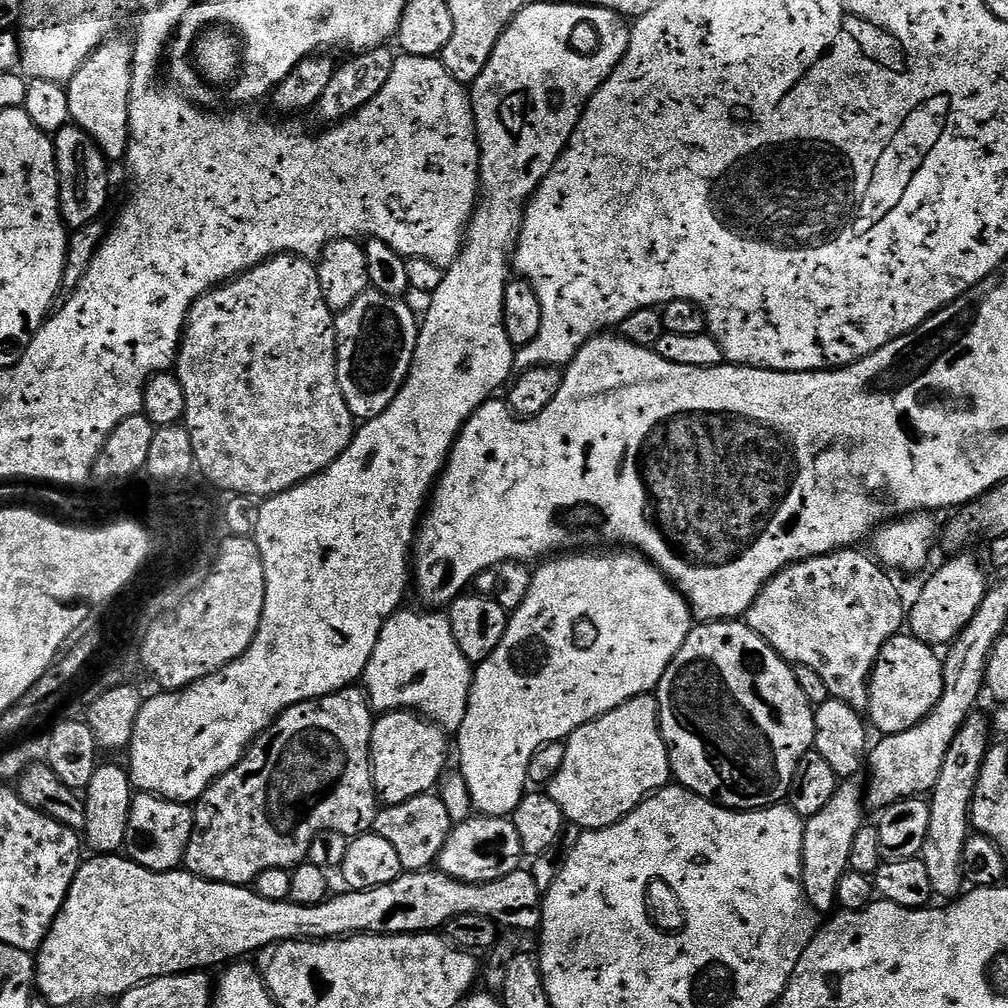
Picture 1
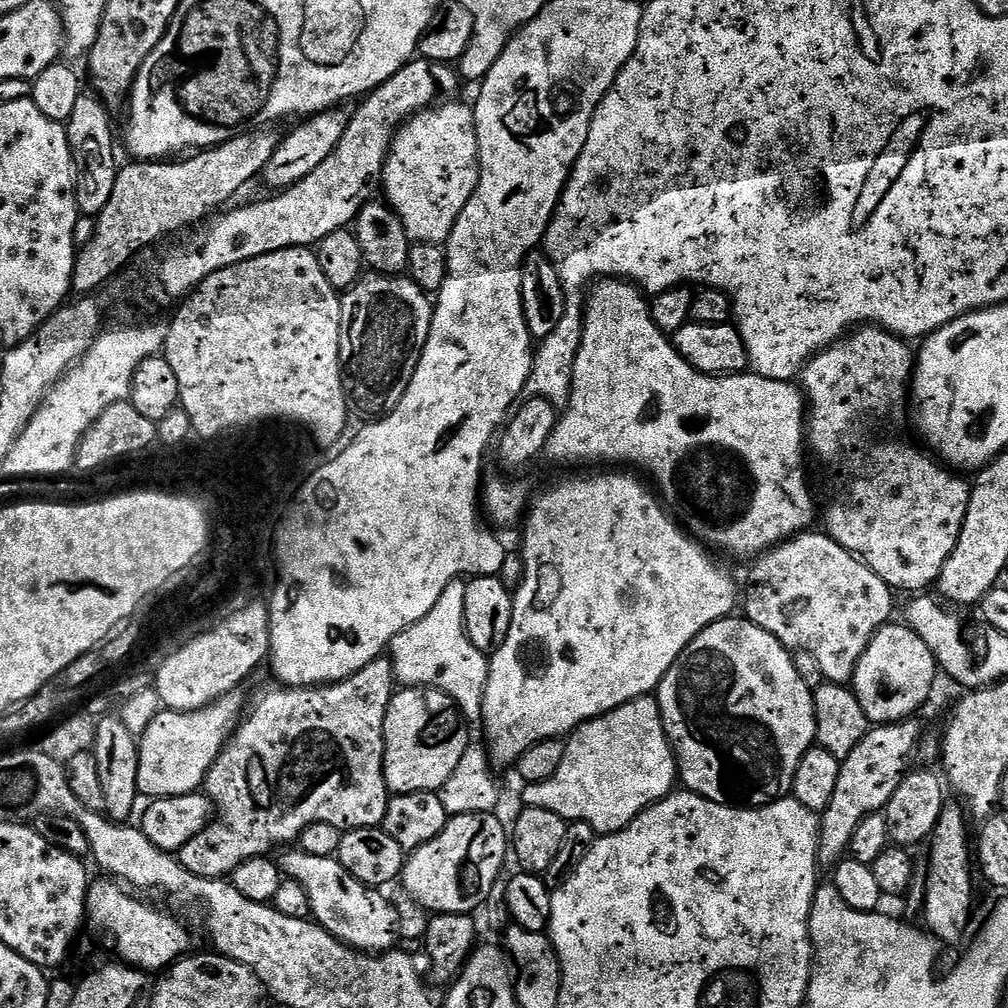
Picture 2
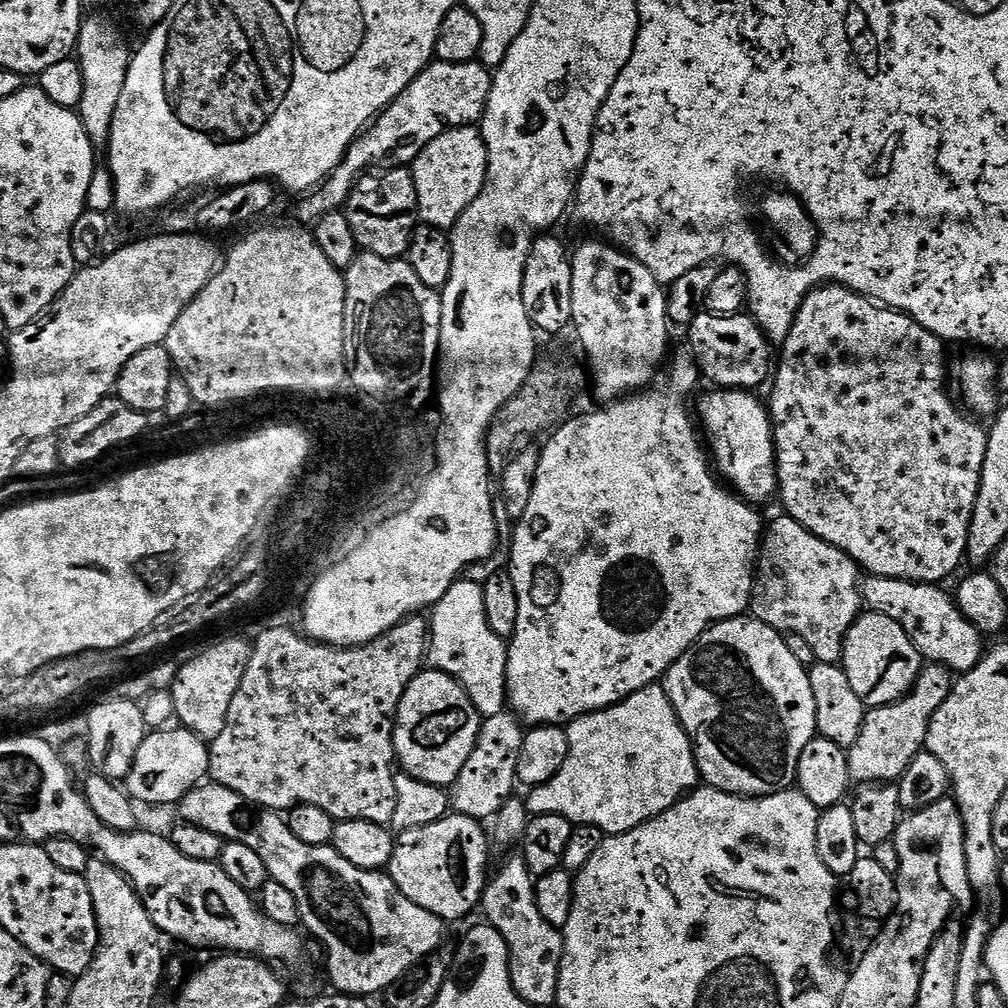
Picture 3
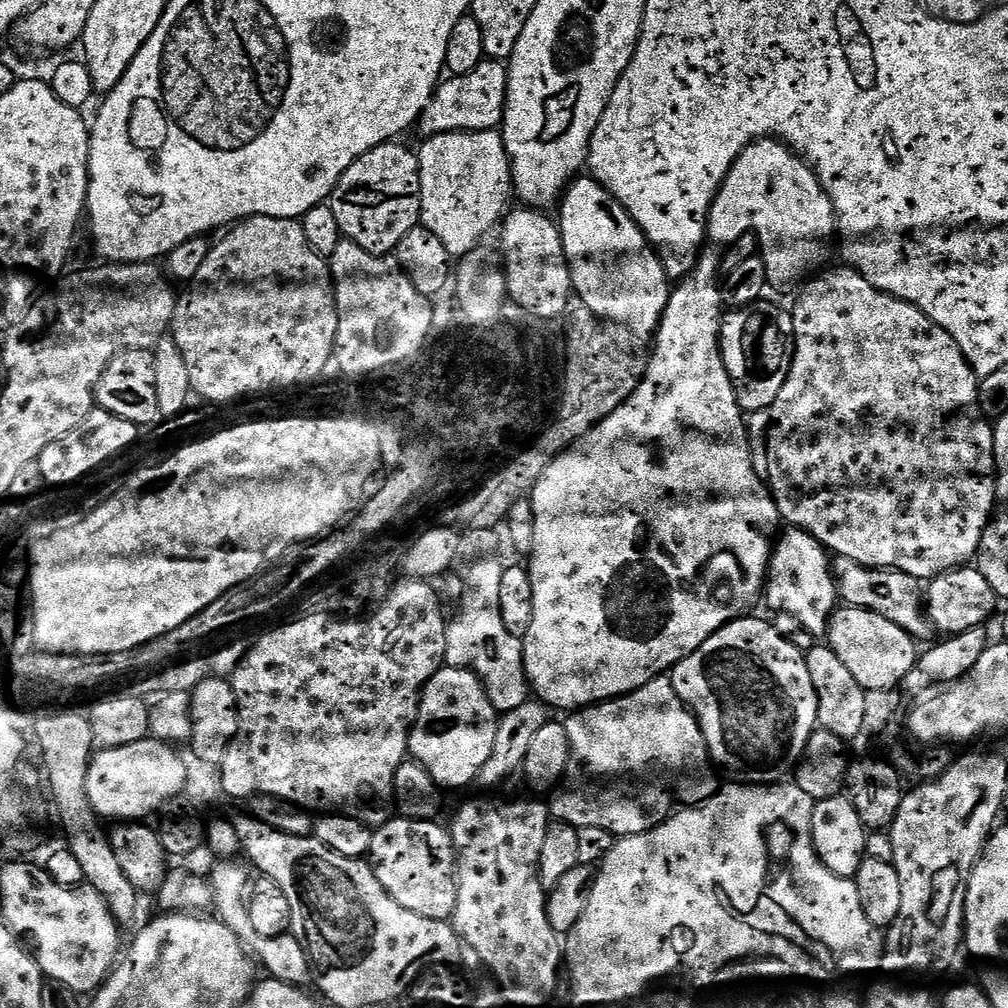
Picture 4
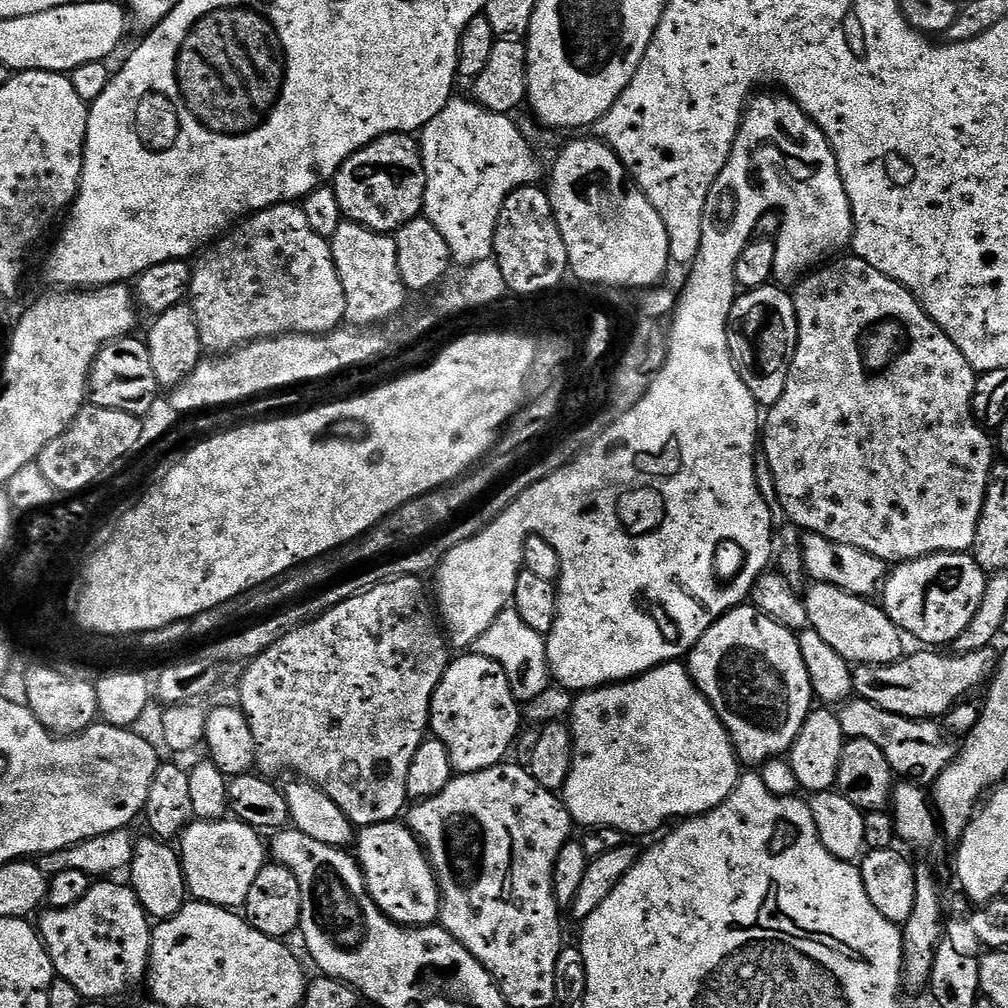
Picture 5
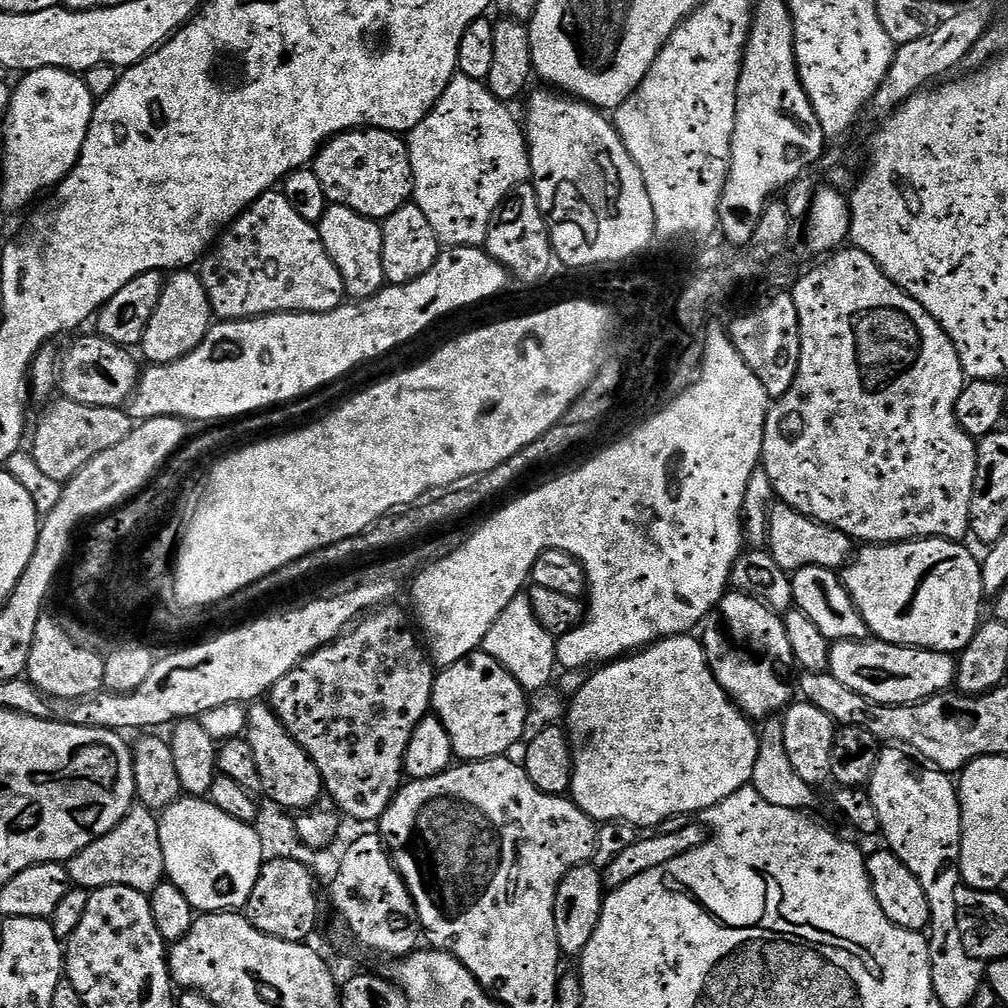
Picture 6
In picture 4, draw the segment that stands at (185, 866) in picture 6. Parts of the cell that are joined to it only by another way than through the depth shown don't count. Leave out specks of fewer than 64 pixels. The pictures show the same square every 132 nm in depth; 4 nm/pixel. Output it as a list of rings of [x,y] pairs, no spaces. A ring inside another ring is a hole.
[[[236,860],[217,861],[212,876],[210,875],[213,907],[217,917],[224,925],[229,926],[234,934],[237,934],[238,940],[243,942],[244,948],[261,964],[263,969],[265,967],[269,971],[267,973],[271,979],[290,982],[300,987],[309,985],[313,981],[314,970],[296,936],[287,932],[267,938],[259,934],[252,925],[246,901],[250,876],[246,874],[247,867],[243,863],[241,863],[242,865],[238,863],[240,862]]]

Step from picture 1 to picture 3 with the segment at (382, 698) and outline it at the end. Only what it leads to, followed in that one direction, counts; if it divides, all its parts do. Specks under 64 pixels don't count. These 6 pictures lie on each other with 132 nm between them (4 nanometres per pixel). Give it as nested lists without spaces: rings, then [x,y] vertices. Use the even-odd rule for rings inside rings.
[[[468,579],[455,580],[450,590],[446,590],[444,597],[431,609],[426,660],[435,671],[453,676],[466,689],[481,717],[487,718],[506,711],[508,645],[505,637],[490,630],[483,587]]]

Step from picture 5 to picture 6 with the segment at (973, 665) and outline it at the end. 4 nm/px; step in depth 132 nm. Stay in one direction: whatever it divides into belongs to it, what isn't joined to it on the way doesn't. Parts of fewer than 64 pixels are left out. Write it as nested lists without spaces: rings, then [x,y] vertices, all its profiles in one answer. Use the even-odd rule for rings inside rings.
[[[837,640],[830,650],[828,671],[842,686],[850,686],[873,704],[921,704],[931,696],[947,692],[956,682],[956,660],[947,652],[931,652],[925,648],[905,648],[902,644],[888,644],[884,640]]]

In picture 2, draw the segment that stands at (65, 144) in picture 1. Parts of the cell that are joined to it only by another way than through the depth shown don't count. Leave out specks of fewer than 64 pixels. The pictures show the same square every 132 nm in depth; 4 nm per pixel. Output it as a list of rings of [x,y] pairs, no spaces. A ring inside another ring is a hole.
[[[81,94],[74,105],[74,114],[66,122],[68,145],[72,151],[72,171],[76,177],[76,207],[85,217],[97,217],[113,193],[118,171],[112,153],[112,120],[109,109],[95,94]]]

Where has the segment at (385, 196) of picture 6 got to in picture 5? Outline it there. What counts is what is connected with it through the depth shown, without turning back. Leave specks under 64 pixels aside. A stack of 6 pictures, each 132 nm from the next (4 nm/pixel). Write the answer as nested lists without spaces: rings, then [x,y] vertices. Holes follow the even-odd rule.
[[[402,132],[378,137],[341,166],[335,174],[334,187],[338,206],[351,223],[361,224],[371,232],[395,234],[424,210],[426,174],[417,141]]]

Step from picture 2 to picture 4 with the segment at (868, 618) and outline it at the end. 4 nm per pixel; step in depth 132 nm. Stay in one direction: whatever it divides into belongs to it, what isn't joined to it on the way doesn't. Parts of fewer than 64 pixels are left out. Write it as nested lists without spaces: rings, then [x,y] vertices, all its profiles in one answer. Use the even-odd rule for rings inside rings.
[[[791,526],[783,530],[785,532],[781,534],[780,541],[775,541],[772,554],[768,557],[768,575],[762,593],[763,599],[768,599],[773,613],[791,614],[798,618],[798,622],[802,622],[802,626],[806,626],[810,635],[823,637],[828,631],[832,613],[838,607],[833,561],[828,549],[817,542],[809,532]]]

